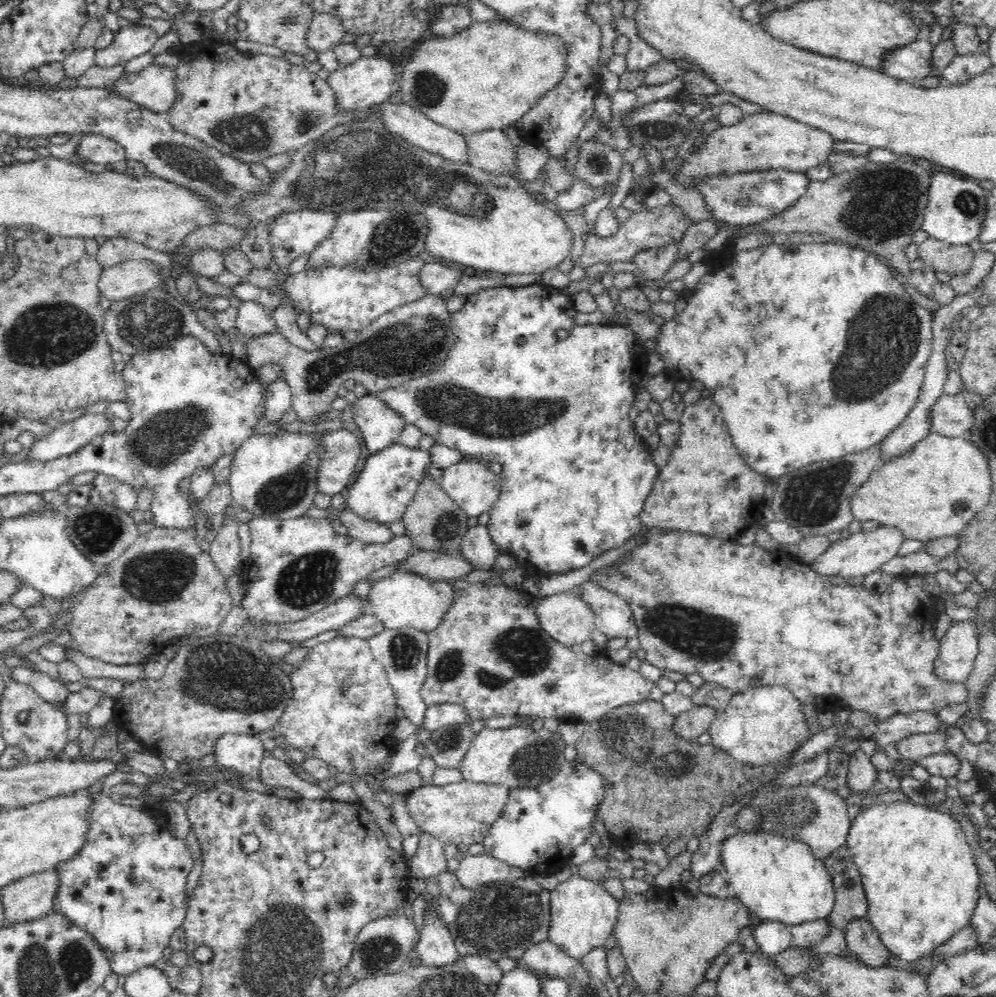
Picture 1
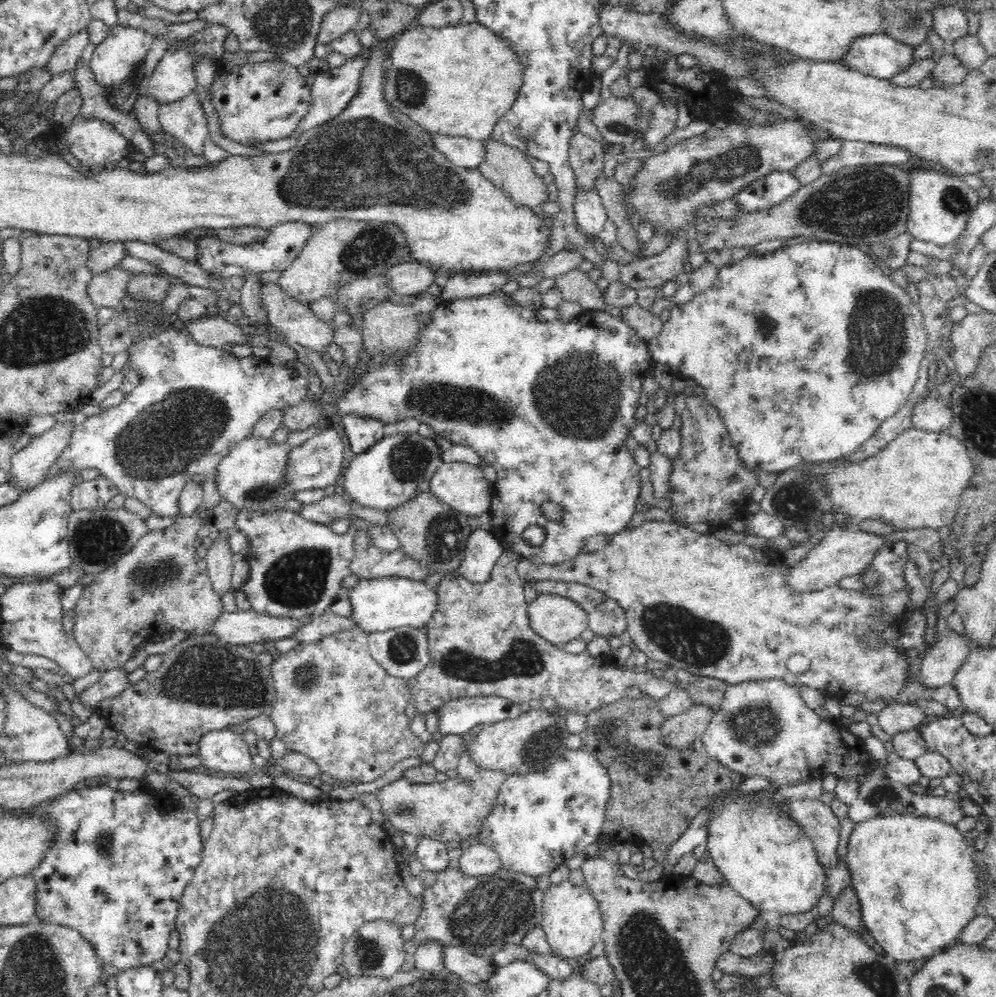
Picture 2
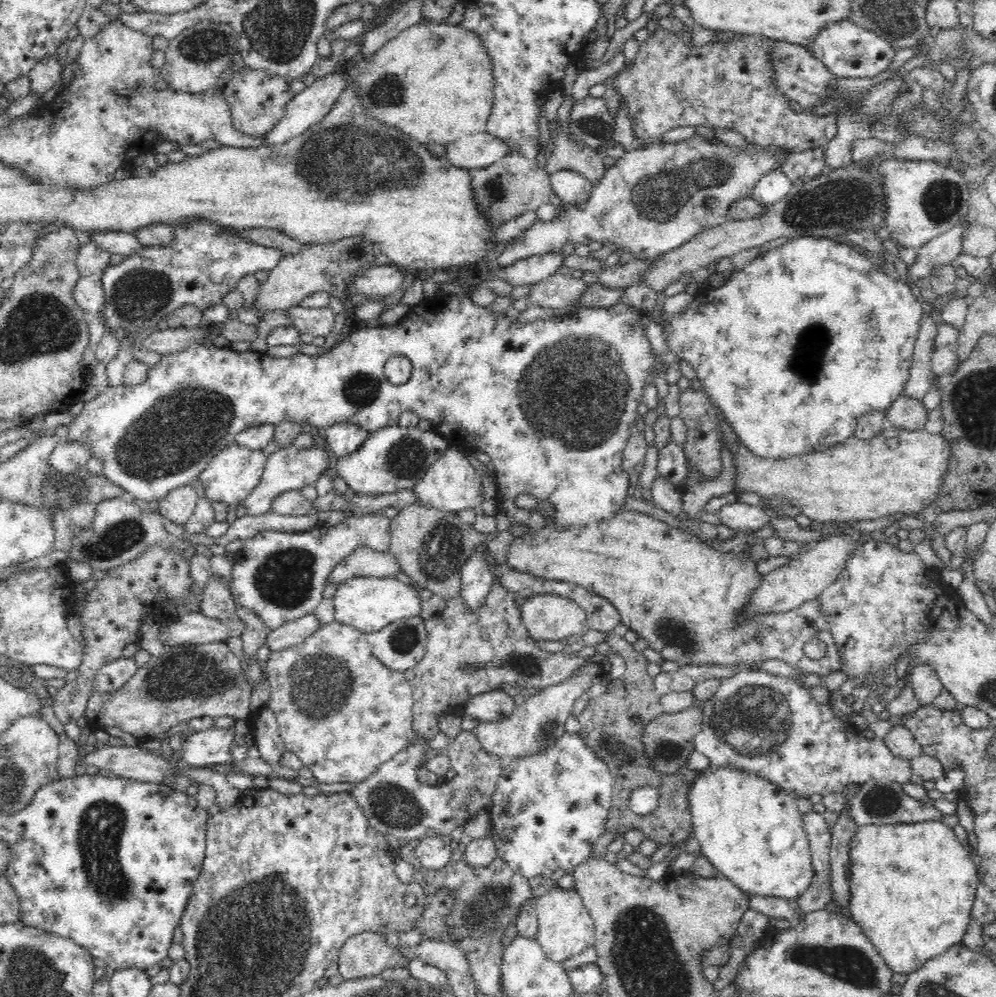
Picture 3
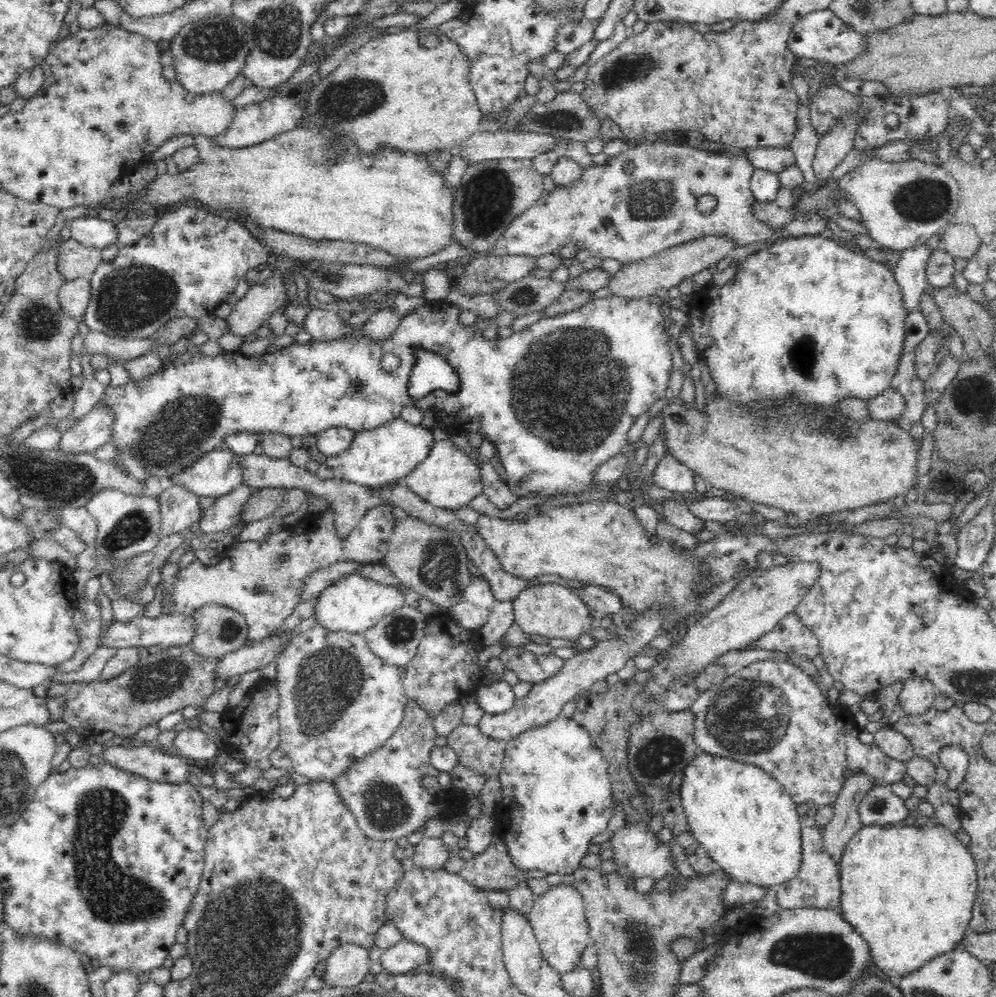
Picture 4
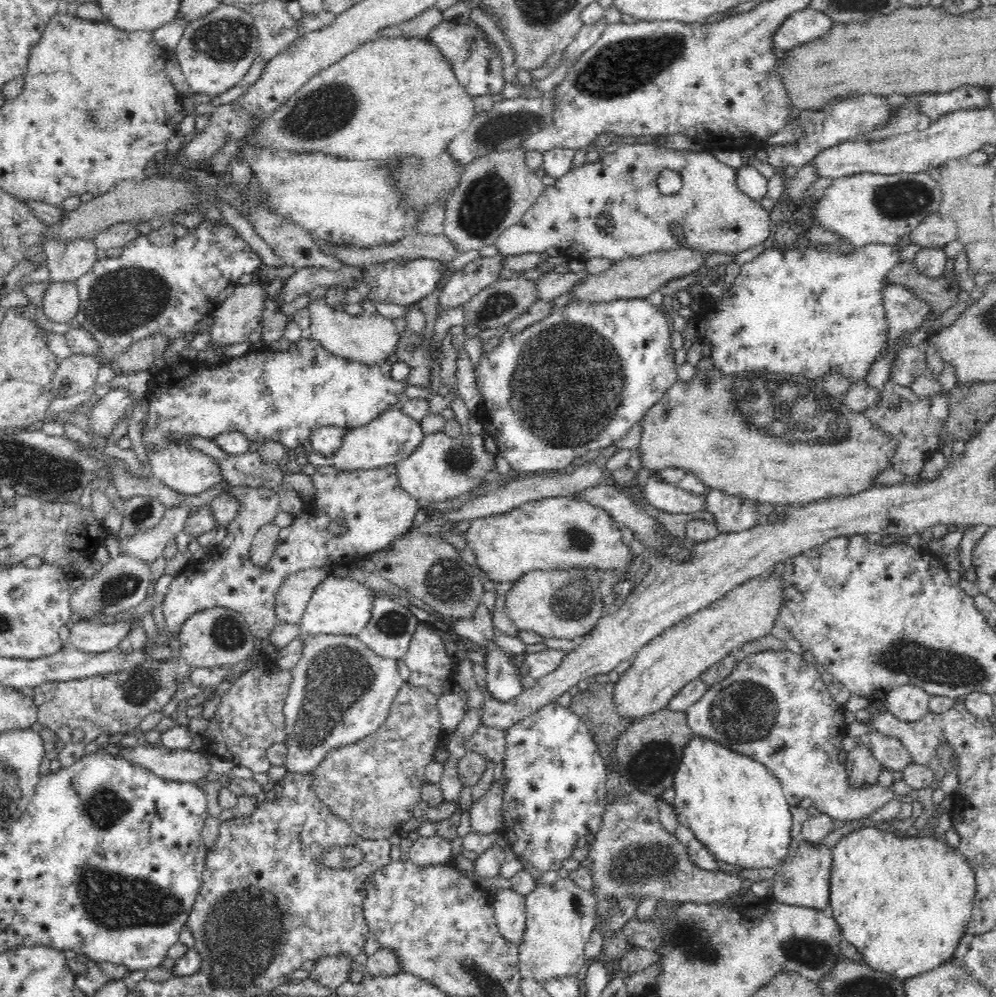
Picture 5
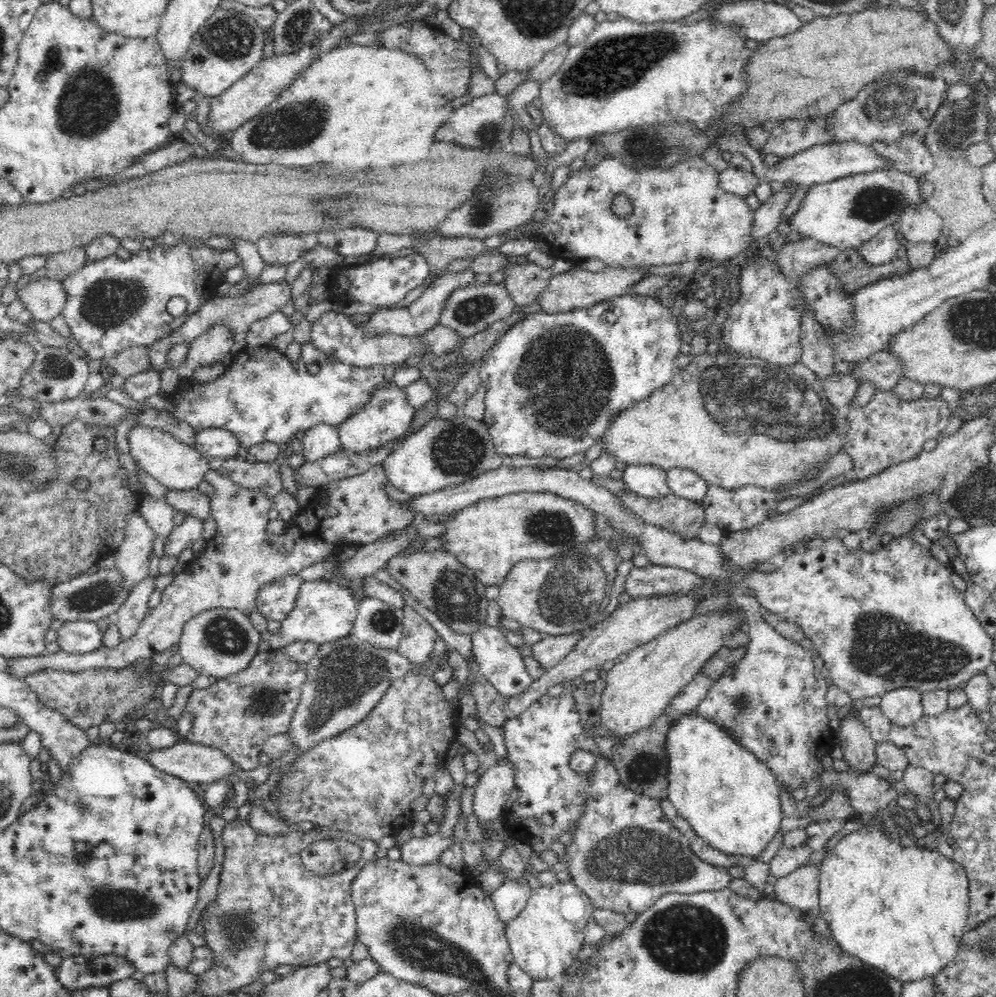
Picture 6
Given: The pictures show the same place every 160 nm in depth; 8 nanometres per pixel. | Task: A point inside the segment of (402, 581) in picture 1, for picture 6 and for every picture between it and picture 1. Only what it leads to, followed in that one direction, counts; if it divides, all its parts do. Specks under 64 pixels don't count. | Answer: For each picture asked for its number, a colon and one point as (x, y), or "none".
2: (380, 604)
3: (368, 604)
4: (356, 604)
5: (340, 605)
6: (325, 611)

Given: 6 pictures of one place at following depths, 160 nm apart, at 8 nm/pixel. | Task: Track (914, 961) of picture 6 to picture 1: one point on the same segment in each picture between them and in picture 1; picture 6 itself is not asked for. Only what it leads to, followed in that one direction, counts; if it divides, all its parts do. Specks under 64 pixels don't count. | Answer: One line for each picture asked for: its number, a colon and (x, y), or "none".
1: (922, 882)
2: (918, 885)
3: (913, 885)
4: (910, 892)
5: (904, 902)

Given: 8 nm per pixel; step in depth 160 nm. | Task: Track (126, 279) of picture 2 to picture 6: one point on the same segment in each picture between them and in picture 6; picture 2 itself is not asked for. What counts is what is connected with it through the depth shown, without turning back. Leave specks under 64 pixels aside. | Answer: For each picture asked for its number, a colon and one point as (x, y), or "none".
3: (89, 293)
4: (75, 295)
5: (61, 302)
6: (45, 298)

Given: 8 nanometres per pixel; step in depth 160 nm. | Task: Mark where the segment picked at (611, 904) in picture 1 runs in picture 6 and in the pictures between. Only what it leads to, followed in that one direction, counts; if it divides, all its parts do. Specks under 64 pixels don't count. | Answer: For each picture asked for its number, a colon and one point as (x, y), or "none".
2: (572, 919)
3: (565, 928)
4: (558, 919)
5: (561, 917)
6: (546, 938)

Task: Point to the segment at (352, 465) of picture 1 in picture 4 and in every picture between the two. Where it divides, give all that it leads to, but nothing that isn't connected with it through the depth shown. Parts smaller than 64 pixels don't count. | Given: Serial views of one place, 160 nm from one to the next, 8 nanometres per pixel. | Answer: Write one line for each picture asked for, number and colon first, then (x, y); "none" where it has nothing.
2: (318, 463)
3: (289, 468)
4: (225, 512)

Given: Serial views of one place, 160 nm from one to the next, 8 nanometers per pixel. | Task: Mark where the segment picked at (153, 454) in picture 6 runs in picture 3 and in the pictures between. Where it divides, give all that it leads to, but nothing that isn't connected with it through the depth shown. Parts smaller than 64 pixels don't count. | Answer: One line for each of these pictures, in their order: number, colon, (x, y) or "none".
3: (234, 473)
4: (217, 473)
5: (186, 470)

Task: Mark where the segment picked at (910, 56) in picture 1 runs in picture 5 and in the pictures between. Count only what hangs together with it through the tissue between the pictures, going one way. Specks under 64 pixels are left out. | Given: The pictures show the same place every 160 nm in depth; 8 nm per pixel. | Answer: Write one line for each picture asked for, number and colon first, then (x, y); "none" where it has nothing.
2: (882, 56)
3: (847, 50)
4: (821, 35)
5: (806, 27)

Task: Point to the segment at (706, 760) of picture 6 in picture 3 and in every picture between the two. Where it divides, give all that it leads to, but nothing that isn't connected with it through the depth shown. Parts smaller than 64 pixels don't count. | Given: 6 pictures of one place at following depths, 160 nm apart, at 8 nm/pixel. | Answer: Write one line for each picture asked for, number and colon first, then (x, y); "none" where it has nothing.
3: (751, 830)
4: (743, 819)
5: (738, 810)

